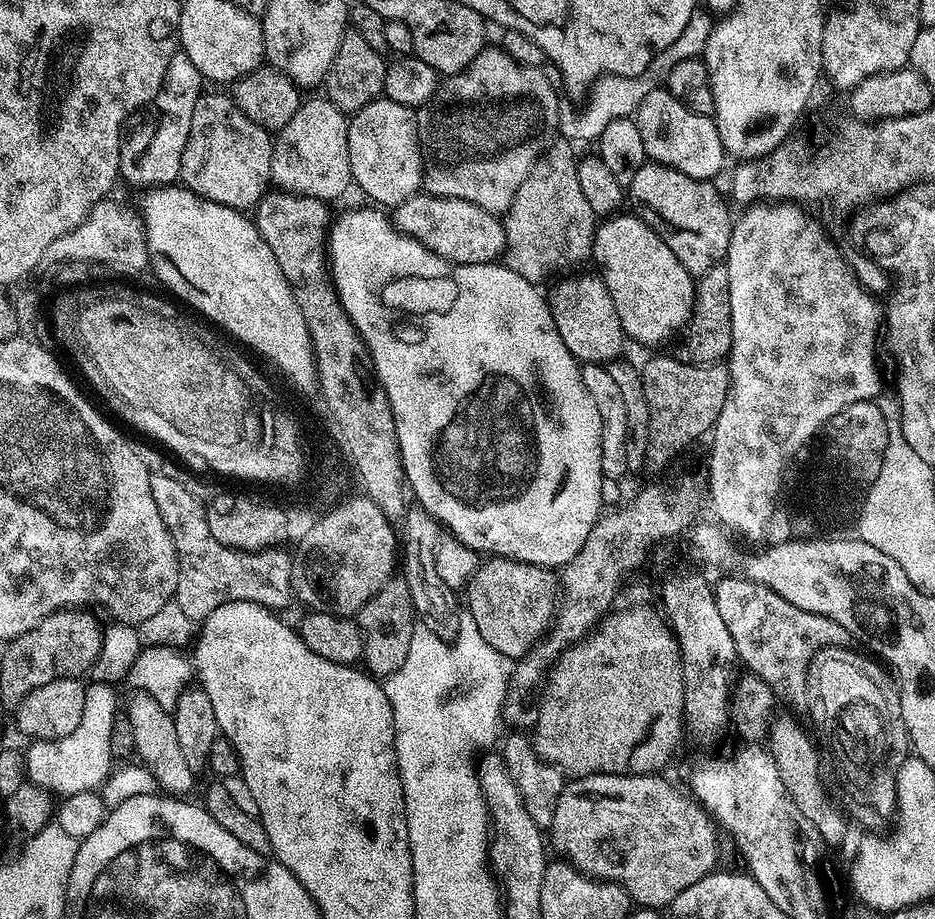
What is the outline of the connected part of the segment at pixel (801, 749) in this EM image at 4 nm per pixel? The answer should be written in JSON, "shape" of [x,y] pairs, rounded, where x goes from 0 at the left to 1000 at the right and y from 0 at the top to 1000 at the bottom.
{"shape":[[[830,781],[826,785],[819,810],[828,825],[828,834],[832,834],[832,847],[836,847],[836,855],[841,855],[849,877],[862,886],[863,892],[871,898],[871,903],[875,903],[882,919],[901,917],[907,910],[907,897],[903,893],[897,877],[886,867],[886,862],[881,859],[881,849],[877,845],[879,823],[874,808],[864,803],[851,785]]]}

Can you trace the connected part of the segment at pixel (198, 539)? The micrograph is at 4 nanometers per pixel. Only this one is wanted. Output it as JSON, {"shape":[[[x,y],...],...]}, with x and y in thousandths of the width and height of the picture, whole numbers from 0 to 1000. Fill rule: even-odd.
{"shape":[[[164,516],[160,520],[160,533],[165,538],[165,546],[169,546],[169,555],[178,568],[193,608],[193,624],[186,654],[191,657],[198,668],[209,677],[217,676],[233,659],[242,655],[272,655],[288,664],[301,664],[308,656],[313,656],[312,643],[312,605],[304,602],[303,595],[283,596],[281,601],[257,601],[252,596],[243,596],[225,581],[222,561],[214,561],[214,553],[210,553],[210,544],[197,535],[200,526],[188,523],[184,518]]]}

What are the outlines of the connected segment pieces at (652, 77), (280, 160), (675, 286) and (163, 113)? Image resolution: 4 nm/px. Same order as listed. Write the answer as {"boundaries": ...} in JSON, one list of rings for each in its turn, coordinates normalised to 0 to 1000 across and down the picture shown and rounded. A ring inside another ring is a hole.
{"boundaries":[[[[742,12],[738,15],[738,24],[734,24],[734,33],[729,33],[729,37],[725,37],[725,41],[721,41],[721,46],[717,46],[712,54],[703,57],[695,72],[691,72],[691,76],[677,83],[643,83],[636,91],[632,92],[633,106],[630,107],[629,114],[621,120],[620,127],[616,127],[607,120],[600,121],[598,127],[600,146],[611,155],[616,155],[616,151],[641,153],[644,141],[648,141],[648,137],[652,137],[652,133],[661,128],[675,127],[687,111],[687,107],[691,107],[695,98],[707,95],[713,88],[717,76],[725,72],[725,67],[752,62],[753,51],[761,36],[763,25],[764,17],[760,12]]],[[[350,107],[343,109],[326,108],[321,119],[306,133],[302,143],[294,145],[291,158],[291,194],[290,199],[298,208],[314,213],[330,213],[348,220],[356,220],[378,199],[374,185],[374,163],[372,162],[373,127],[355,114]]],[[[659,233],[653,237],[647,238],[645,243],[639,247],[637,258],[634,260],[633,279],[635,283],[642,286],[641,295],[648,311],[651,313],[652,322],[656,324],[657,335],[660,337],[661,346],[668,367],[673,371],[681,370],[684,374],[710,374],[719,365],[726,362],[728,358],[735,354],[736,347],[740,344],[740,330],[744,328],[744,310],[742,301],[736,297],[734,289],[729,289],[729,285],[725,285],[725,281],[721,281],[721,272],[717,272],[717,268],[712,268],[712,263],[708,263],[708,259],[704,259],[704,255],[699,255],[699,250],[695,250],[695,246],[691,246],[691,242],[687,242],[683,235],[679,233]]],[[[188,59],[180,69],[171,100],[166,107],[167,136],[154,157],[154,162],[145,170],[145,178],[134,177],[132,195],[142,196],[154,205],[161,202],[184,202],[193,196],[195,185],[195,163],[199,163],[199,150],[203,150],[203,133],[207,133],[207,115],[216,102],[214,77],[196,59]]]]}

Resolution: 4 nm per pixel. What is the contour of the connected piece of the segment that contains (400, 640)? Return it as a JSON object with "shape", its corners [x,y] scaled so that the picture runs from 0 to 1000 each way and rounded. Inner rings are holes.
{"shape":[[[431,629],[414,631],[409,642],[404,642],[404,646],[400,646],[400,651],[396,651],[391,659],[387,659],[383,667],[383,678],[389,700],[387,723],[394,734],[399,738],[420,736],[430,720],[434,720],[434,707],[439,707],[443,682],[441,644],[435,640],[435,633]]]}

